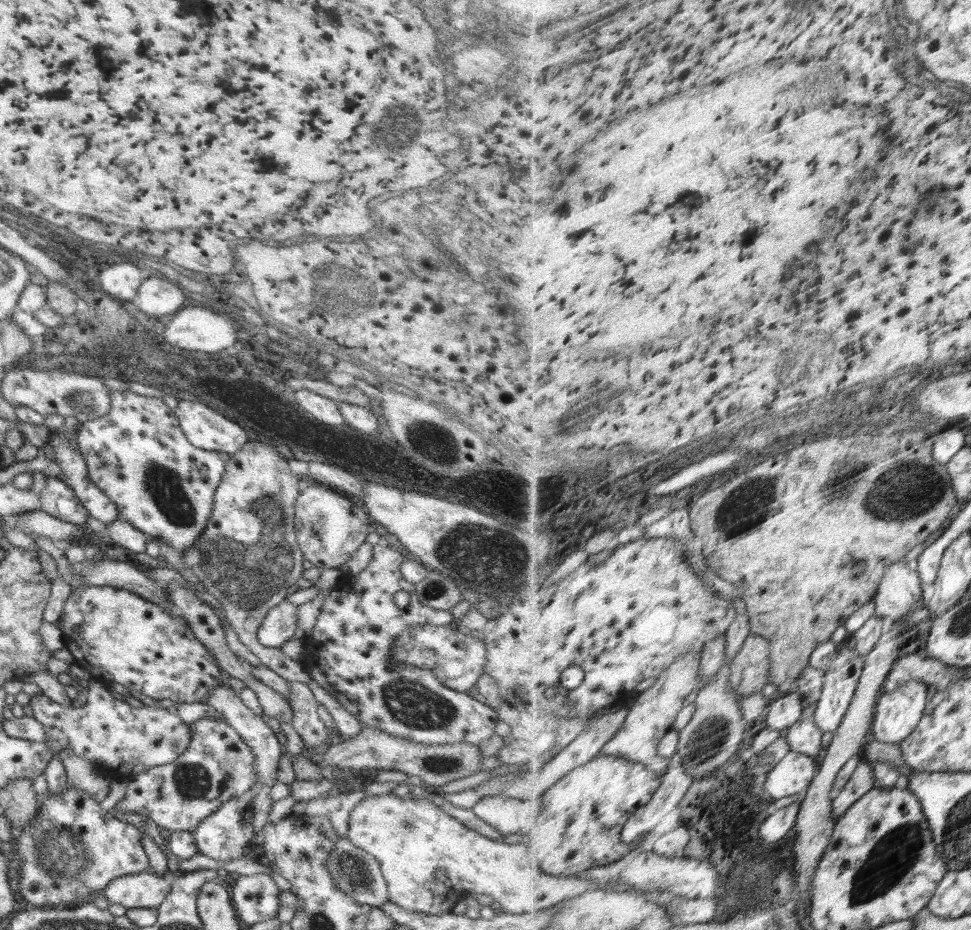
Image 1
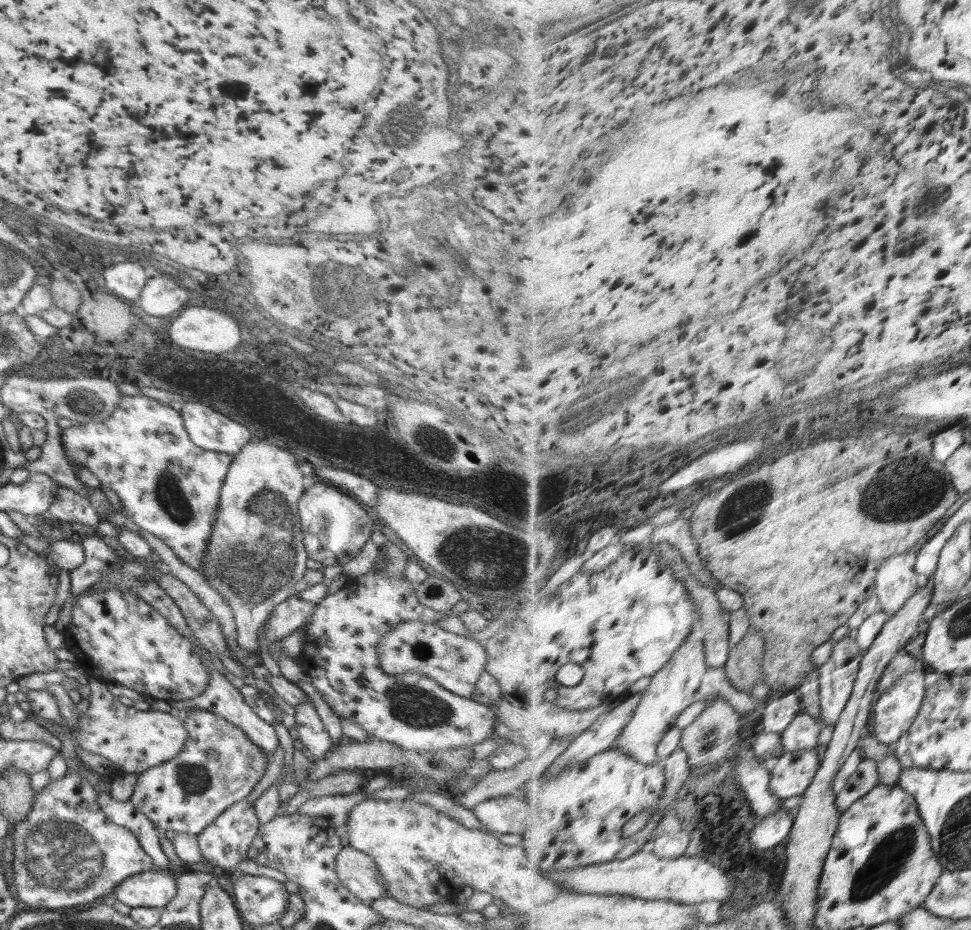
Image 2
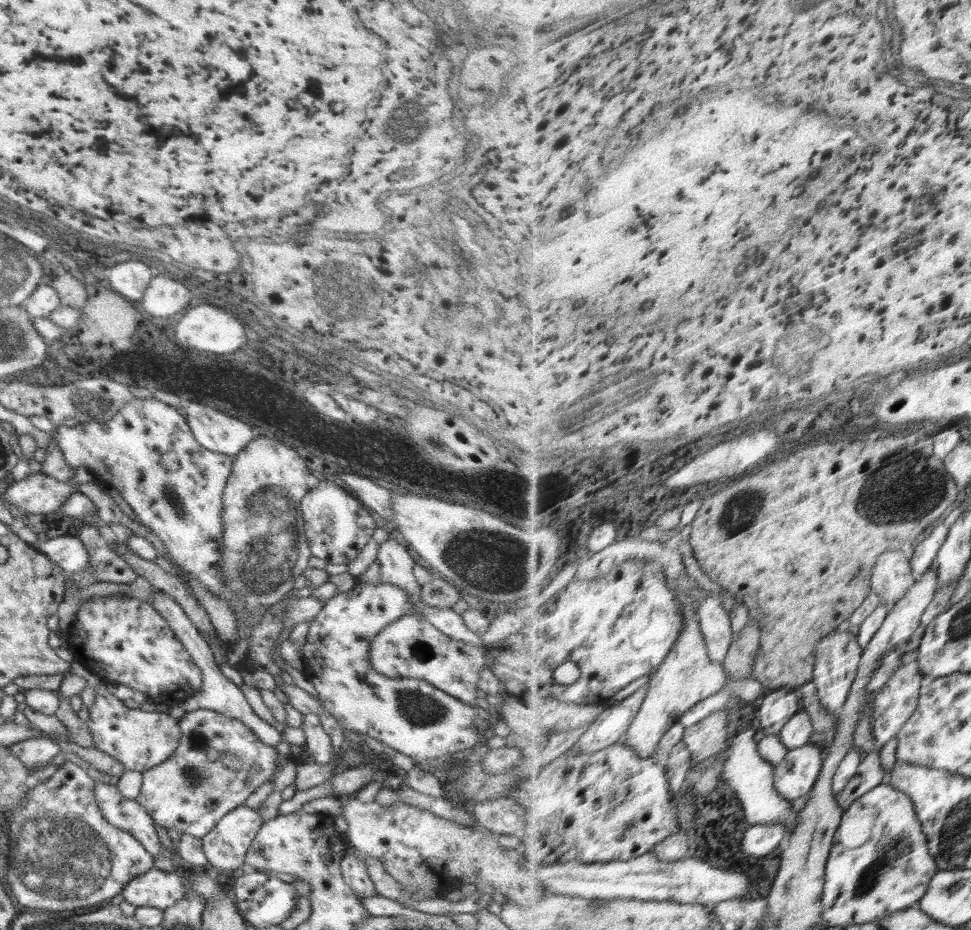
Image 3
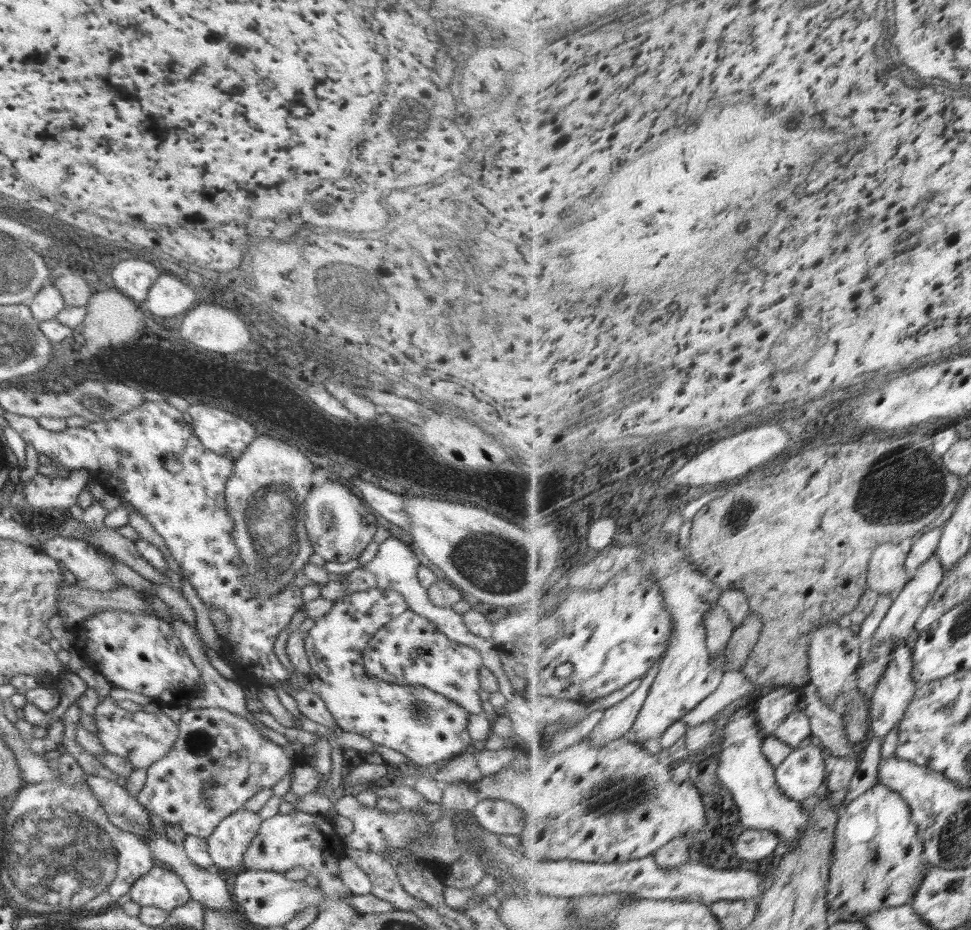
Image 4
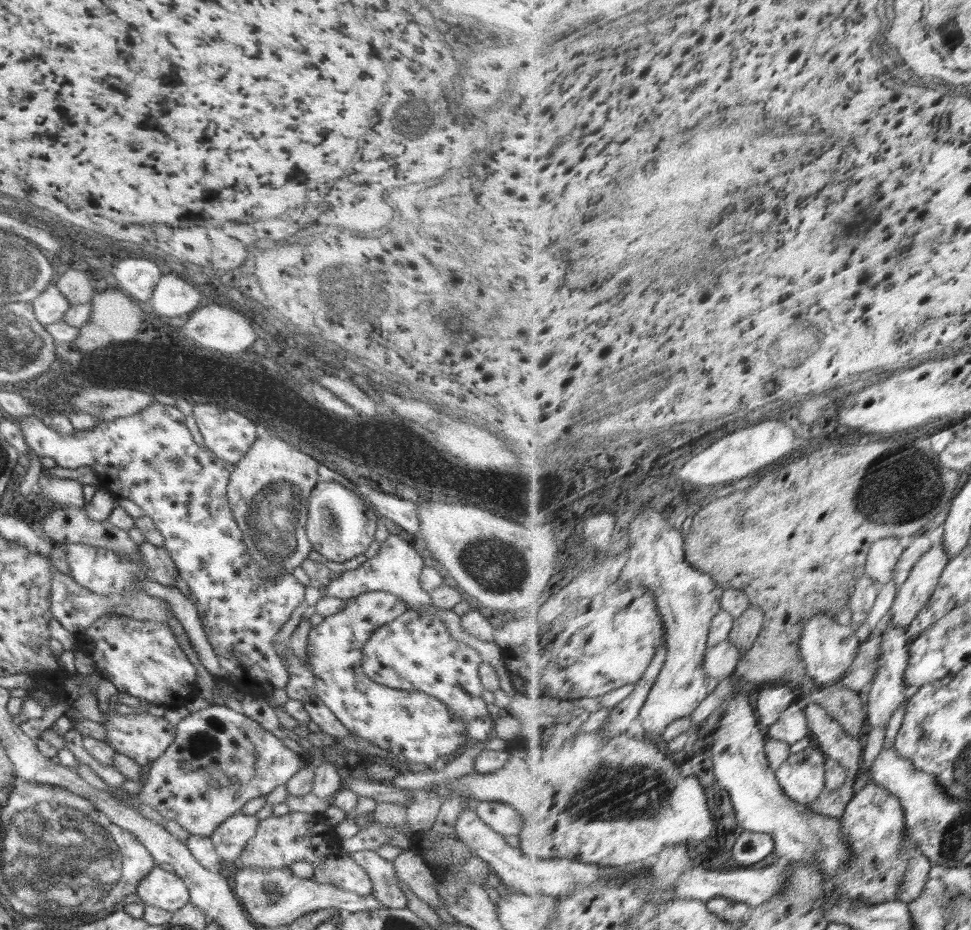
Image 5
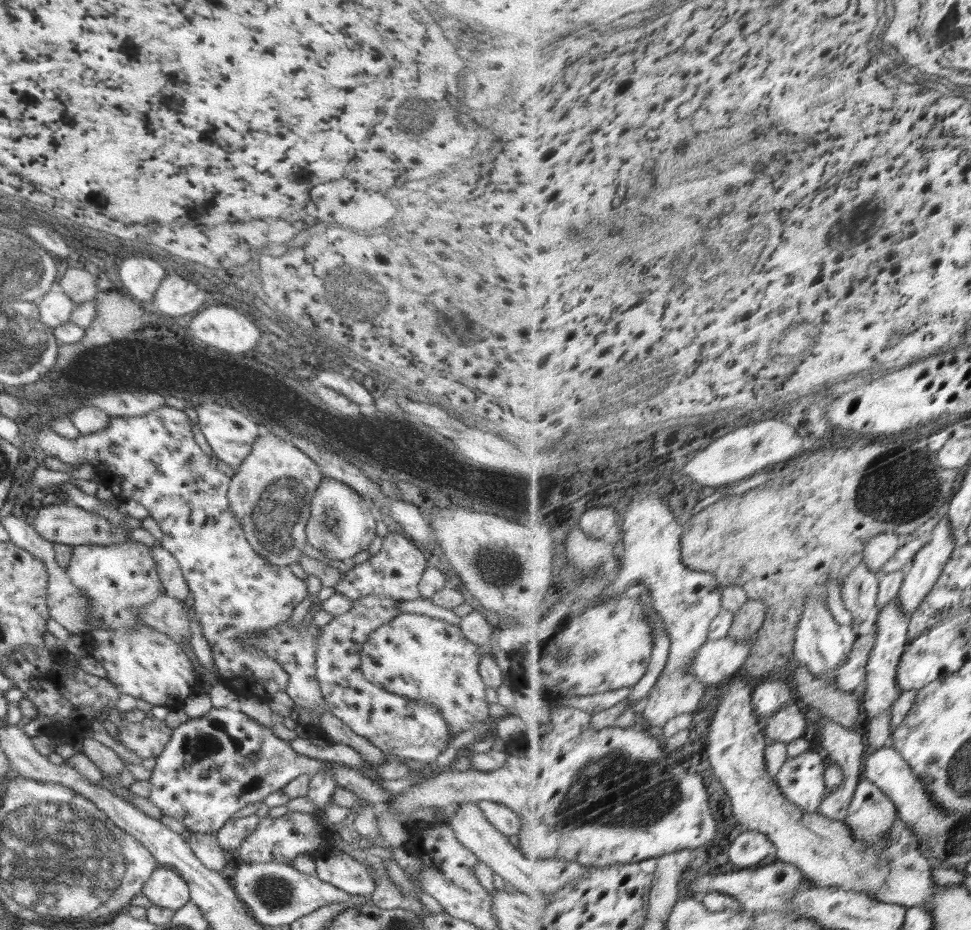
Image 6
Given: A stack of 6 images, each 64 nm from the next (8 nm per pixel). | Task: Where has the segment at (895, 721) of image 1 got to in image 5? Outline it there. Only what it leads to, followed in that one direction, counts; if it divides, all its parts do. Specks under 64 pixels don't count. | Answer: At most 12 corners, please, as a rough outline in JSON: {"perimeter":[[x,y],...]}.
{"perimeter":[[883,629],[882,658],[866,694],[869,727],[888,729],[915,689],[908,629]]}

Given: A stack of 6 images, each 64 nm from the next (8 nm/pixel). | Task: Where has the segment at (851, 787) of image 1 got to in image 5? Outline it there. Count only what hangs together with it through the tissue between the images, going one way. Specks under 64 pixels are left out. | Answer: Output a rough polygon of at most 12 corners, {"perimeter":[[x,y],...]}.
{"perimeter":[[869,727],[856,795],[873,781],[873,767],[885,752],[887,730]]}

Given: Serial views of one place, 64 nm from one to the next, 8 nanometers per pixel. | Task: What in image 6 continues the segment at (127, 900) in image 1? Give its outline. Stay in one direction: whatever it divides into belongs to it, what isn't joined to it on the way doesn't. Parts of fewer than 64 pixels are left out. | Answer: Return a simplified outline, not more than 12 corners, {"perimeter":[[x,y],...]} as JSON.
{"perimeter":[[159,865],[142,887],[156,906],[177,911],[189,888],[172,868]]}

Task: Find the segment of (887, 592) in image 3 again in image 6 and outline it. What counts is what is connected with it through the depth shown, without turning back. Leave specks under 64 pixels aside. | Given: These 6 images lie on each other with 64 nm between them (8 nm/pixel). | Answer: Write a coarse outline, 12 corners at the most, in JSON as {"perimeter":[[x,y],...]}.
{"perimeter":[[886,533],[873,537],[865,562],[880,577],[882,568],[912,538]]}

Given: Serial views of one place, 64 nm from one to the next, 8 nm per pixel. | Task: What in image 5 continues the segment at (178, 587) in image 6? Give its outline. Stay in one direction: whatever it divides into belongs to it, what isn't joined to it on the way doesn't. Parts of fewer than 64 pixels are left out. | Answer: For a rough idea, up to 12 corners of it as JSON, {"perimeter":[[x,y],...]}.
{"perimeter":[[144,541],[139,549],[148,579],[176,586],[179,571],[167,550]]}

